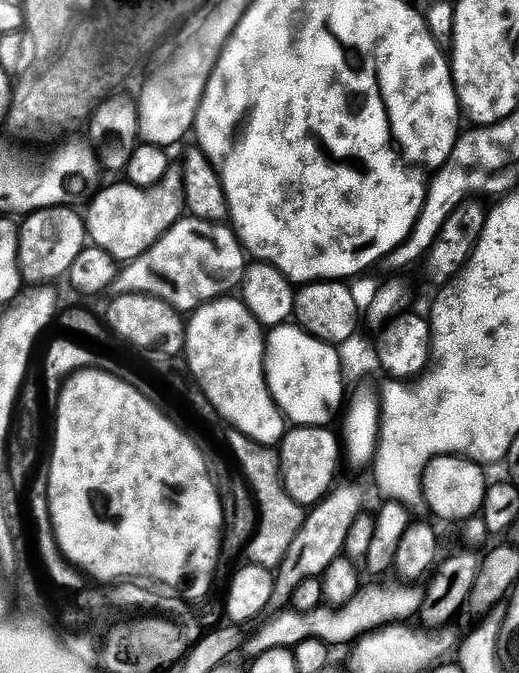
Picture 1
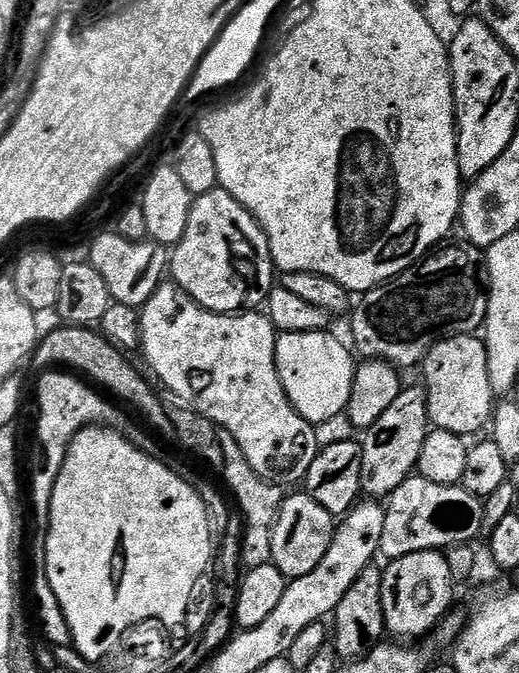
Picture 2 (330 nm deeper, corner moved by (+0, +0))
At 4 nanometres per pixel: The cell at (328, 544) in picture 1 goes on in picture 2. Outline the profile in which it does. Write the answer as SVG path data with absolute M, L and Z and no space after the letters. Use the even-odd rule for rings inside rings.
M405 387L398 394L398 398L394 398L394 403L390 406L390 410L386 410L386 414L382 414L382 418L378 418L378 422L374 422L374 426L367 429L365 436L368 437L362 440L361 493L365 497L368 496L368 498L380 498L376 496L387 498L391 496L394 490L398 490L398 486L402 486L402 482L417 471L420 455L422 454L422 446L426 442L429 431L428 403L424 400L423 387Z

